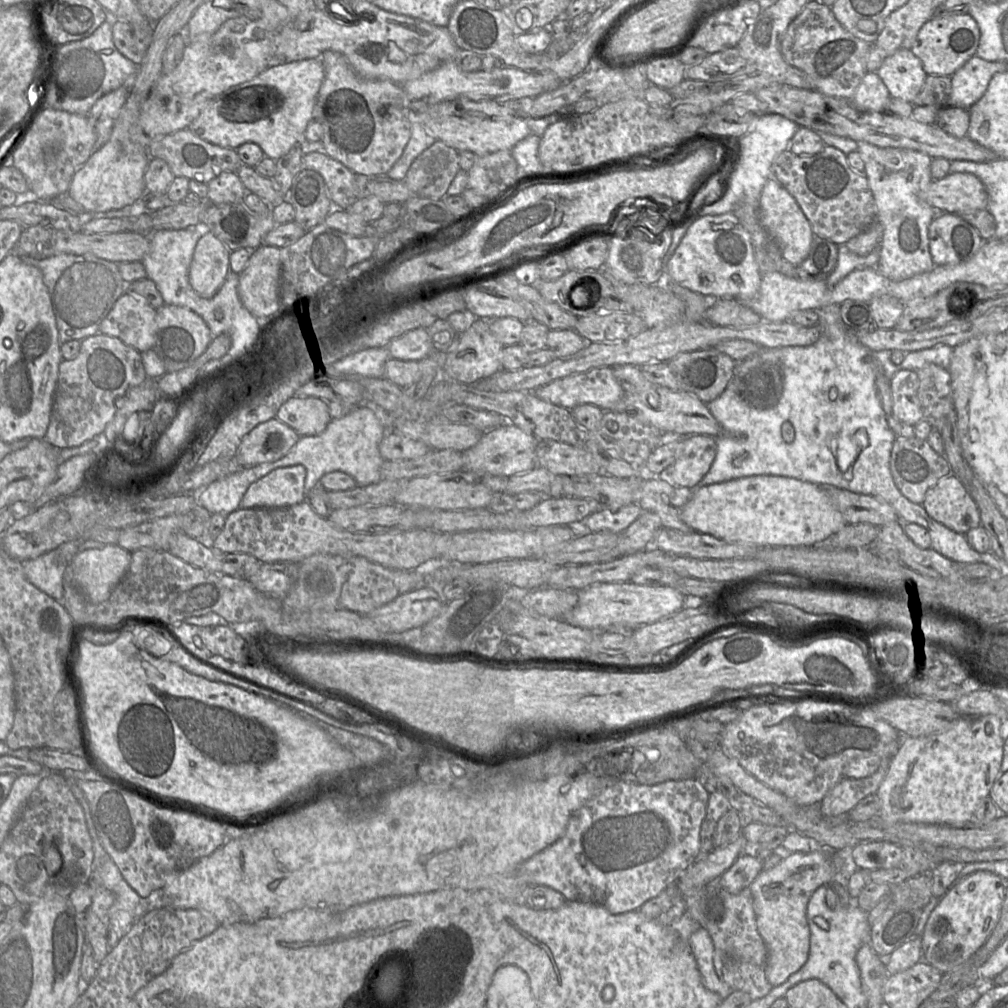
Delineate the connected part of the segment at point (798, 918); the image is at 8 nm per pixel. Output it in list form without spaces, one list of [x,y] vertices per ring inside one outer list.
[[[835,851],[785,853],[778,865],[762,870],[749,886],[757,930],[768,950],[765,975],[773,987],[784,983],[808,960],[810,928],[807,922],[807,905],[817,888],[829,885],[833,880],[834,867],[829,857],[830,852]]]

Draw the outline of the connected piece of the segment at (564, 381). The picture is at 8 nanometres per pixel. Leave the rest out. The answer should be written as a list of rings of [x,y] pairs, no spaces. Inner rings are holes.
[[[612,367],[595,368],[555,380],[534,393],[546,402],[569,410],[591,404],[603,411],[612,411],[626,394],[614,377]]]

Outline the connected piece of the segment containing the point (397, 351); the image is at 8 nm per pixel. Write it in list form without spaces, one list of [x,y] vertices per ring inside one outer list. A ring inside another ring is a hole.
[[[416,328],[394,338],[386,347],[390,358],[420,361],[431,352],[431,341],[426,328]]]

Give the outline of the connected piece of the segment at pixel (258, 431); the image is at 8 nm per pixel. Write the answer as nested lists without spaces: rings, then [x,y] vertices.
[[[277,418],[258,424],[247,433],[235,454],[242,468],[274,462],[285,456],[301,436]]]

